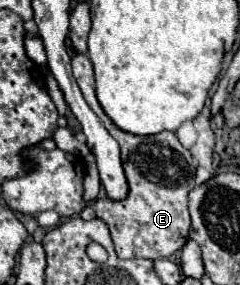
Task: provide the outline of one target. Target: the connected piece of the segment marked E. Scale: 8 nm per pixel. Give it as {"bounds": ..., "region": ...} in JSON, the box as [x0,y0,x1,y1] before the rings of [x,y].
{"bounds":[71,53,197,259],"region":[[[77,53],[71,59],[71,65],[73,65],[73,77],[79,83],[87,105],[95,111],[95,115],[101,119],[101,123],[107,127],[107,131],[121,145],[123,169],[125,169],[127,183],[129,183],[127,199],[113,201],[107,197],[99,197],[95,201],[97,217],[107,223],[115,249],[117,249],[117,255],[121,259],[171,257],[189,239],[191,219],[189,219],[189,211],[187,211],[187,195],[189,195],[189,189],[195,187],[195,169],[197,169],[195,159],[179,143],[177,135],[171,131],[137,137],[137,135],[117,129],[113,125],[113,121],[105,115],[105,111],[101,109],[101,105],[95,97],[95,77],[93,77],[93,65],[91,65],[89,57]]]}

